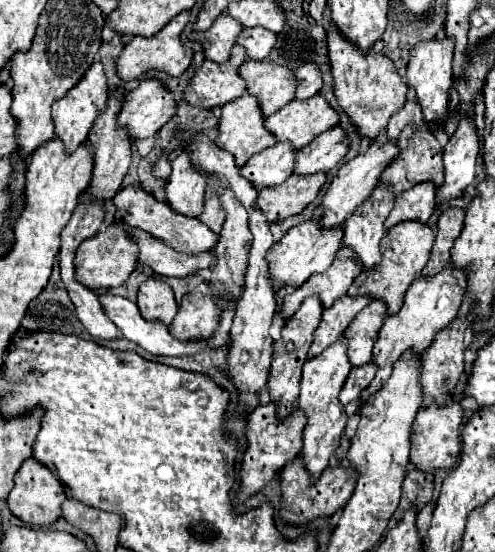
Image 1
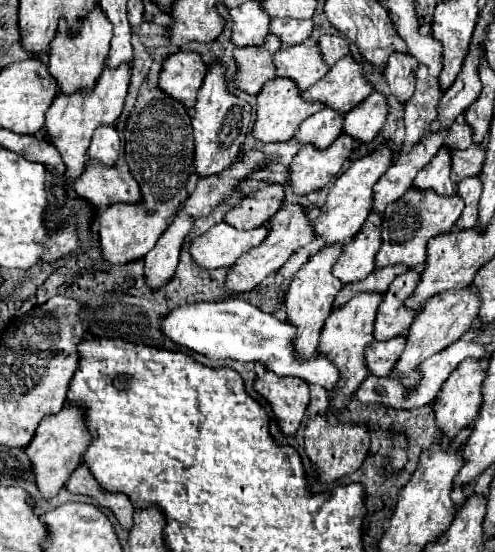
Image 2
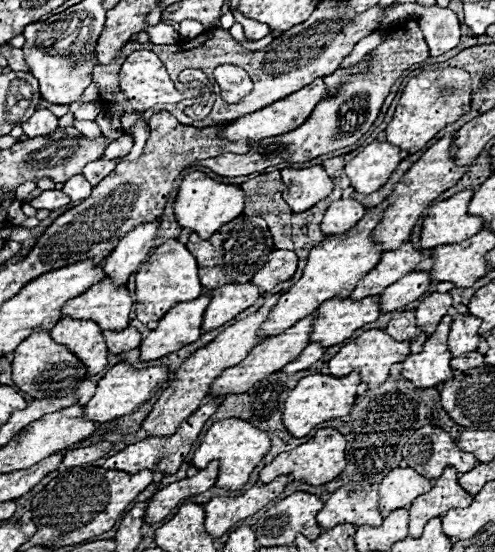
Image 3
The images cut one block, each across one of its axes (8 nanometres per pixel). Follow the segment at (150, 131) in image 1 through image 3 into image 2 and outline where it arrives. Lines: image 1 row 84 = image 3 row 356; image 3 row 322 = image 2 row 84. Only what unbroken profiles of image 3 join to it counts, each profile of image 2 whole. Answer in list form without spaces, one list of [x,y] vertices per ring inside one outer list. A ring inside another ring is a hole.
[[[176,52],[168,56],[162,64],[158,86],[164,94],[184,104],[184,108],[192,108],[196,102],[196,94],[206,76],[206,64],[196,52]]]

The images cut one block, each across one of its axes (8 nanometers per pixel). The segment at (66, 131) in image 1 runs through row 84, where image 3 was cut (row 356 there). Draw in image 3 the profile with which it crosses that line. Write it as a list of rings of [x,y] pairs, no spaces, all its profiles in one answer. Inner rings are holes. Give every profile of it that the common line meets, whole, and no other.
[[[62,318],[52,330],[50,336],[66,346],[88,370],[88,376],[100,374],[106,368],[106,344],[102,340],[102,330],[92,320],[72,320]]]

